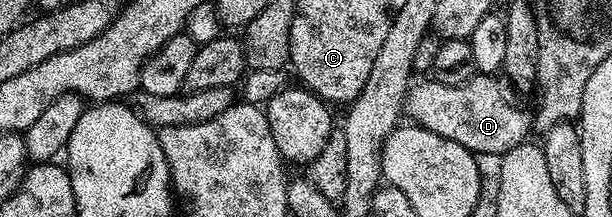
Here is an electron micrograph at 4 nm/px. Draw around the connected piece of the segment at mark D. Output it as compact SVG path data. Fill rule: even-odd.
M477 75L458 87L431 79L417 80L404 98L404 113L409 122L434 131L434 135L442 135L442 139L450 139L474 154L503 155L526 141L534 117L529 110L527 113L516 105L508 105L508 97L496 80L492 75Z

